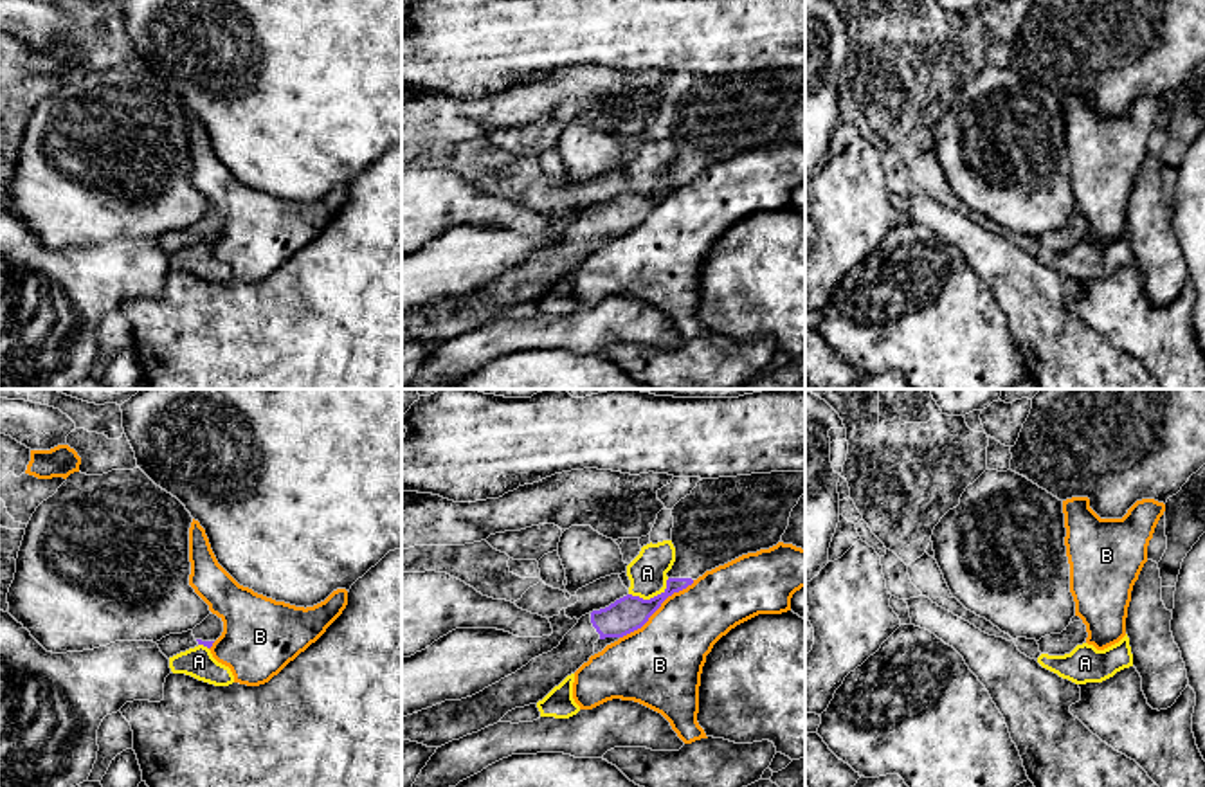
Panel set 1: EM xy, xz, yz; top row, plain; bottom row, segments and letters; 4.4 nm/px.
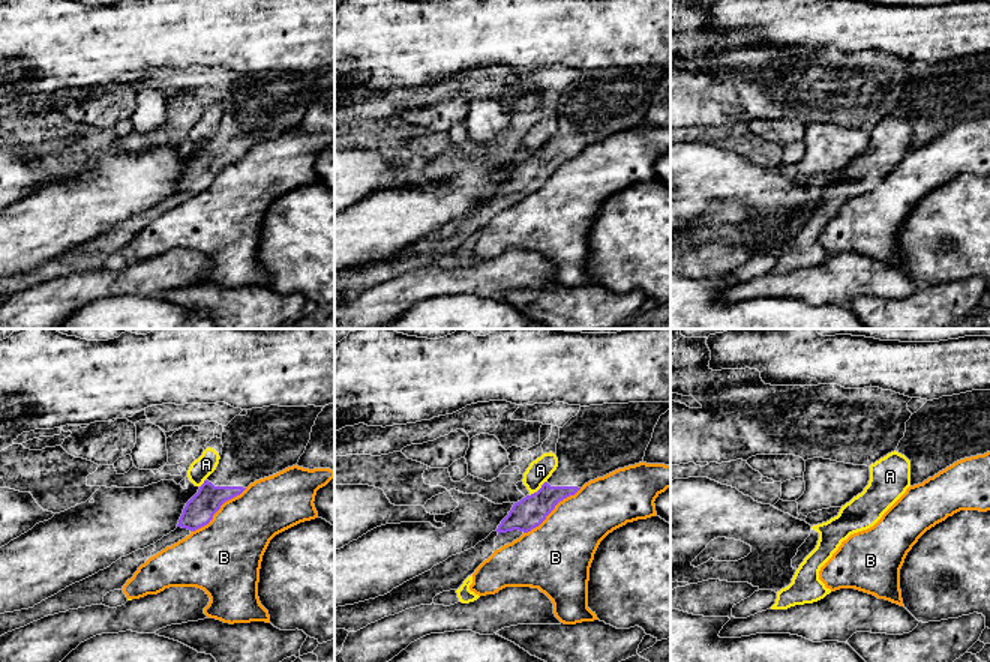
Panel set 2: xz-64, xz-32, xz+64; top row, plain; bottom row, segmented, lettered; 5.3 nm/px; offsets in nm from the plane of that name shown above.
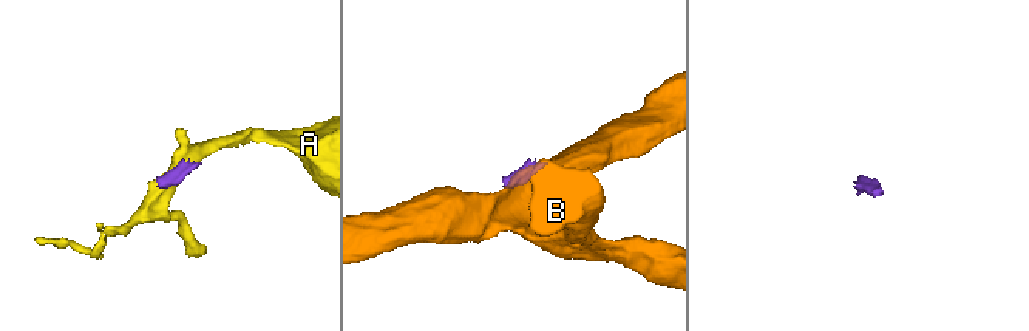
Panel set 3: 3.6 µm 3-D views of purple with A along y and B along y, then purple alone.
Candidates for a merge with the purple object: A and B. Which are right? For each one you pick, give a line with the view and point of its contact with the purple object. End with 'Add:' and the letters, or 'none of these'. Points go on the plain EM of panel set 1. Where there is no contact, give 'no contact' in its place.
Add: none of these

